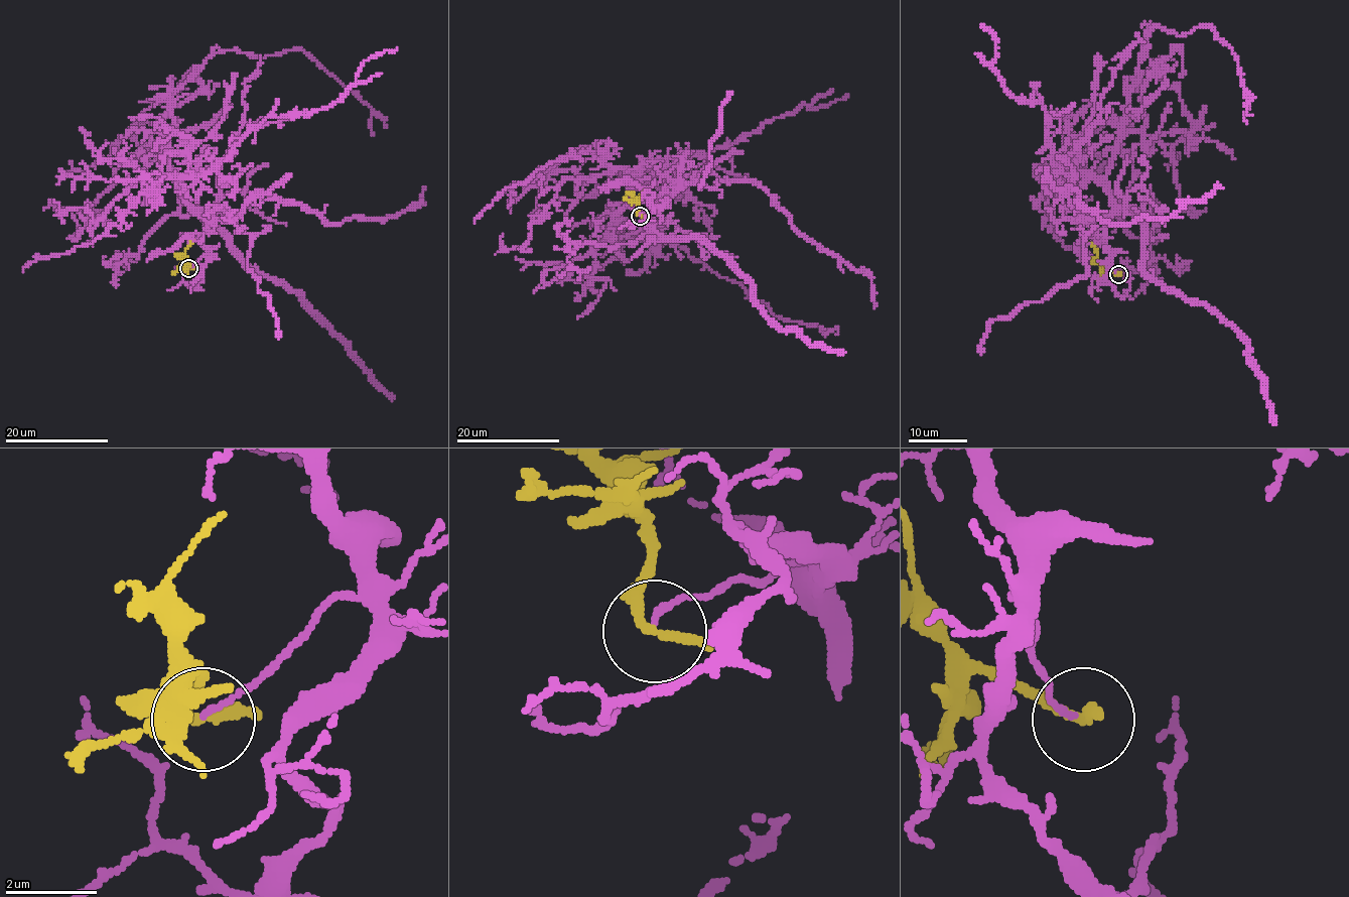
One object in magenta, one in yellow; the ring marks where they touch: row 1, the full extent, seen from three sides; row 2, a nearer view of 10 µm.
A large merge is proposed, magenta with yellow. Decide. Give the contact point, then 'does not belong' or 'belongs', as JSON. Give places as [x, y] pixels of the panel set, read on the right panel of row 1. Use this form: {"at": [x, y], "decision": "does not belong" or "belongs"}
{"at": [1118, 274], "decision": "does not belong"}

